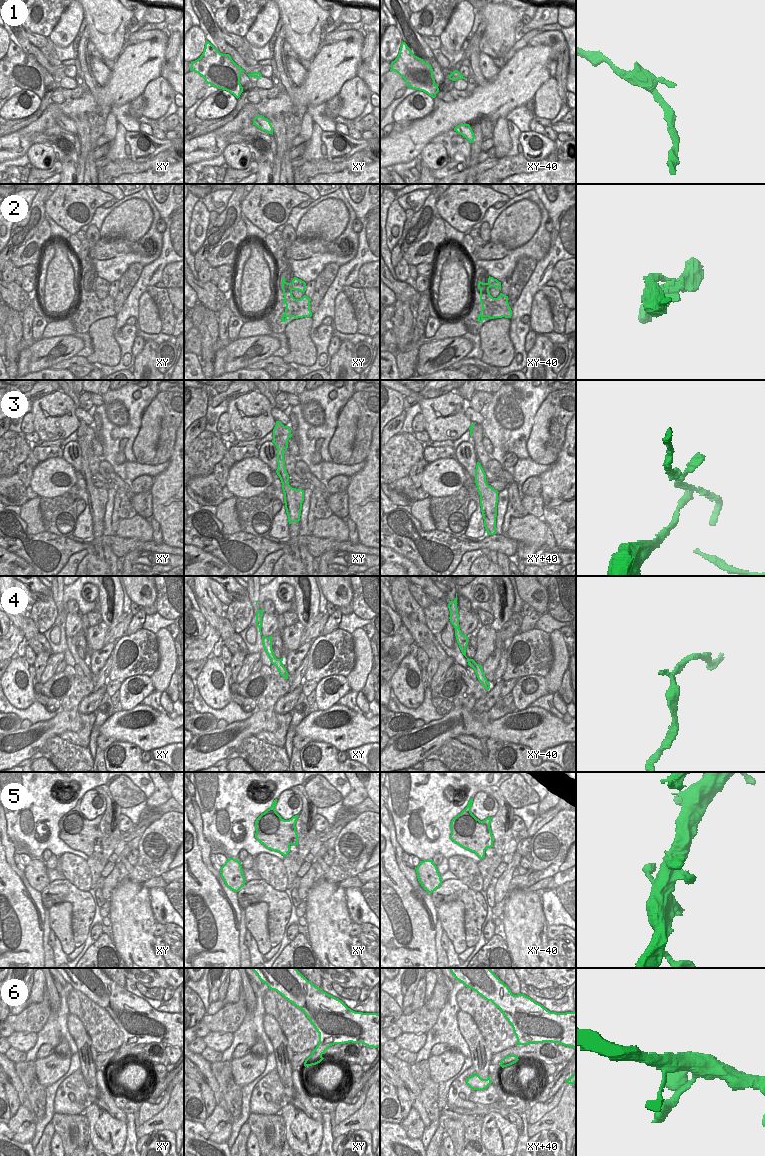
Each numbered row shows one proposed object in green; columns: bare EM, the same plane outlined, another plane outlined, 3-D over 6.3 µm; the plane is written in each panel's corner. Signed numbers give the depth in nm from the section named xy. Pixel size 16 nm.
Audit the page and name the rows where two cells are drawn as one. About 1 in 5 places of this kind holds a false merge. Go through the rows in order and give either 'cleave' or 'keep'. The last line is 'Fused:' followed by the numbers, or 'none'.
1: keep
2: keep
3: keep
4: cleave
5: keep
6: keep
Fused: 4

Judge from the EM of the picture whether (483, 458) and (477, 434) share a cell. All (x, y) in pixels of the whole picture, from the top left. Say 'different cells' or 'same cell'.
same cell

